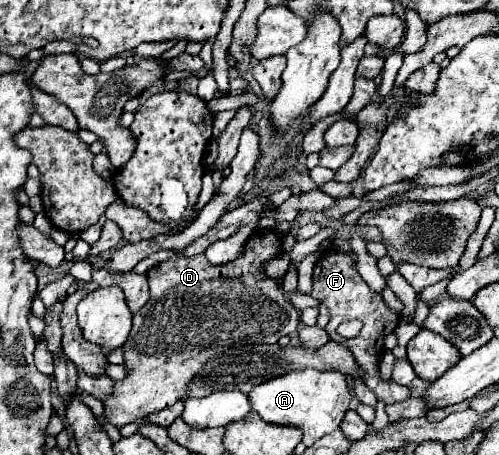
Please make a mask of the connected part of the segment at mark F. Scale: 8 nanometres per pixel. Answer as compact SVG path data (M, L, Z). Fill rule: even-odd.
M329 247L327 253L321 253L319 261L315 263L313 269L313 289L311 289L311 297L315 297L319 303L325 303L329 307L331 319L325 327L325 331L329 333L329 337L333 341L339 341L343 345L349 345L353 357L357 359L359 365L365 365L365 383L367 387L381 399L385 401L385 405L393 405L393 403L403 403L407 399L411 399L411 391L409 387L401 387L397 383L391 381L383 381L379 377L379 359L383 355L383 339L395 331L395 327L399 325L399 313L393 311L385 299L381 297L381 293L375 293L369 289L369 285L361 279L361 275L355 269L355 261L351 259L349 253L339 251L337 247ZM349 319L359 319L363 321L363 329L357 337L353 339L345 339L337 333L337 327L343 321Z

